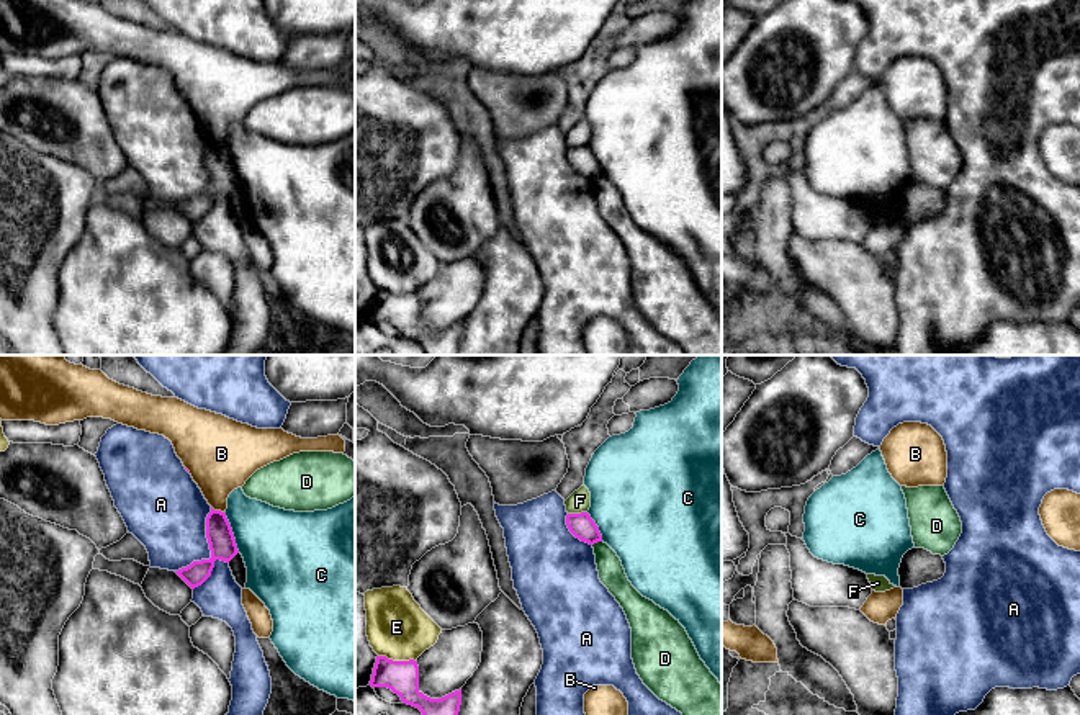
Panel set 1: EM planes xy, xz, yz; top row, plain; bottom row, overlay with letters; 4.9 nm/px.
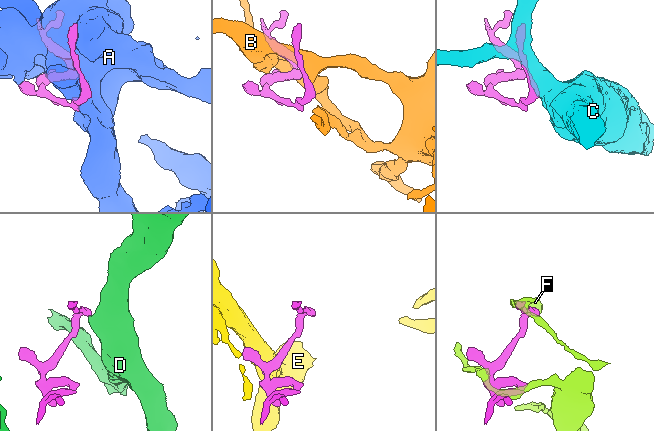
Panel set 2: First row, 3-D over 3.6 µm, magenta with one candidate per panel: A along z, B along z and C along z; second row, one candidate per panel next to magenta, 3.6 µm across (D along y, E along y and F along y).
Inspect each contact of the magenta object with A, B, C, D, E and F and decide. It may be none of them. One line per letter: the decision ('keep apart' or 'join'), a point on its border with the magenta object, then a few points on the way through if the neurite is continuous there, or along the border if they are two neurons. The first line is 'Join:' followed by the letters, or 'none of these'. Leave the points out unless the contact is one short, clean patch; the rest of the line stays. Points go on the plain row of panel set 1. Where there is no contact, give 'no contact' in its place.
Join: none of these
A: keep apart; meets magenta in xy at (210, 182)
B: keep apart; meets magenta in xy at (218, 144)
C: keep apart; meets magenta in xy at (231, 166)
D: keep apart; meets magenta in xz at (596, 175); border along xz (601, 174), (593, 179)
E: keep apart; meets magenta in xz at (396, 295); border along xz (378, 288), (388, 293), (414, 295)
F: keep apart; meets magenta in xz at (576, 148)

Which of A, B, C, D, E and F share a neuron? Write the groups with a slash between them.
A / B / C / D / E / F

